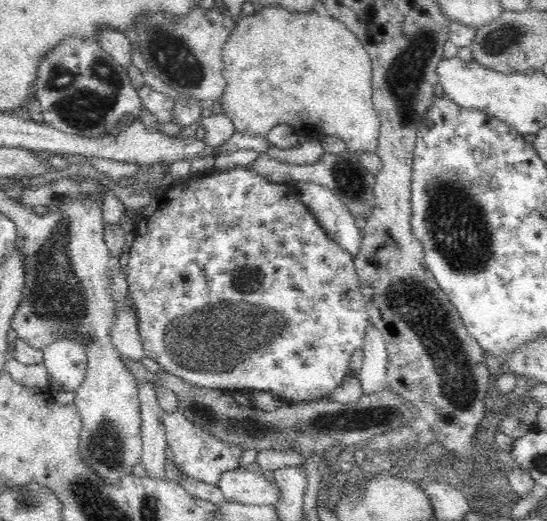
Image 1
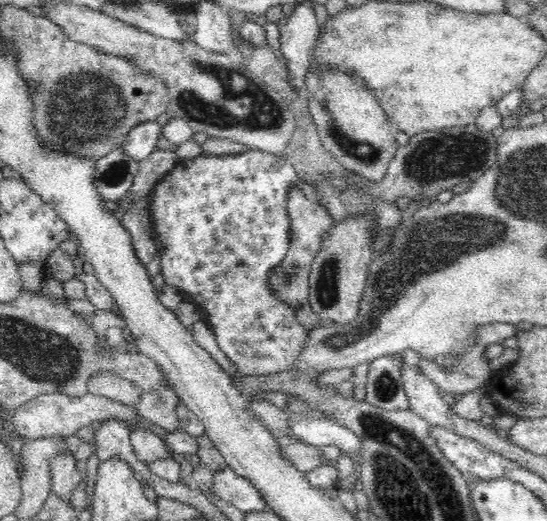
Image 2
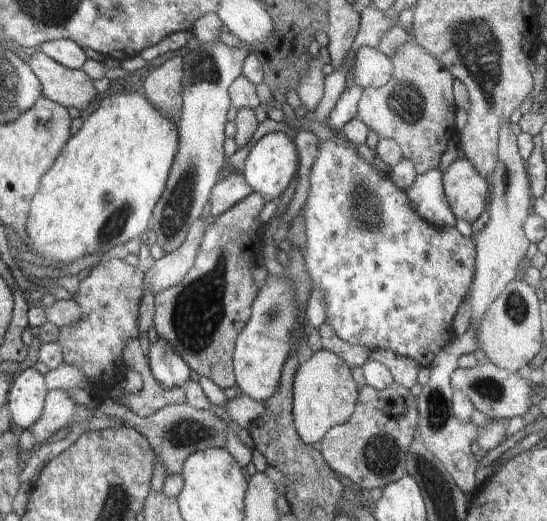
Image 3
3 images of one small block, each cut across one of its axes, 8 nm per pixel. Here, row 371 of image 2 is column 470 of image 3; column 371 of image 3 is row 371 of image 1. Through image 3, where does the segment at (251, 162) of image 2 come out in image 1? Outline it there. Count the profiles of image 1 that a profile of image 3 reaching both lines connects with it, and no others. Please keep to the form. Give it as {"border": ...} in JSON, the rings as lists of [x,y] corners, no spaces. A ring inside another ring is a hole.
{"border":[[[248,164],[245,167],[237,166],[228,170],[215,170],[204,175],[190,177],[184,179],[181,184],[172,184],[169,187],[159,187],[150,203],[141,210],[137,211],[136,215],[140,220],[135,224],[135,235],[133,243],[129,248],[129,259],[127,262],[127,281],[129,282],[129,296],[133,300],[135,306],[135,314],[140,331],[140,340],[142,341],[145,356],[152,358],[154,362],[158,362],[163,370],[168,374],[177,376],[184,379],[186,382],[192,383],[194,386],[213,388],[213,389],[226,389],[233,392],[237,389],[256,389],[270,391],[272,394],[278,396],[283,401],[290,402],[306,402],[316,399],[326,399],[336,387],[339,387],[343,380],[347,377],[350,371],[350,360],[355,350],[363,346],[363,340],[367,326],[369,325],[369,316],[364,306],[363,294],[359,287],[359,278],[355,269],[355,259],[351,254],[348,254],[337,242],[334,242],[327,234],[326,231],[316,221],[314,214],[309,208],[300,200],[299,191],[292,184],[270,184],[265,178],[262,178],[257,172],[254,172],[252,165]]]}

